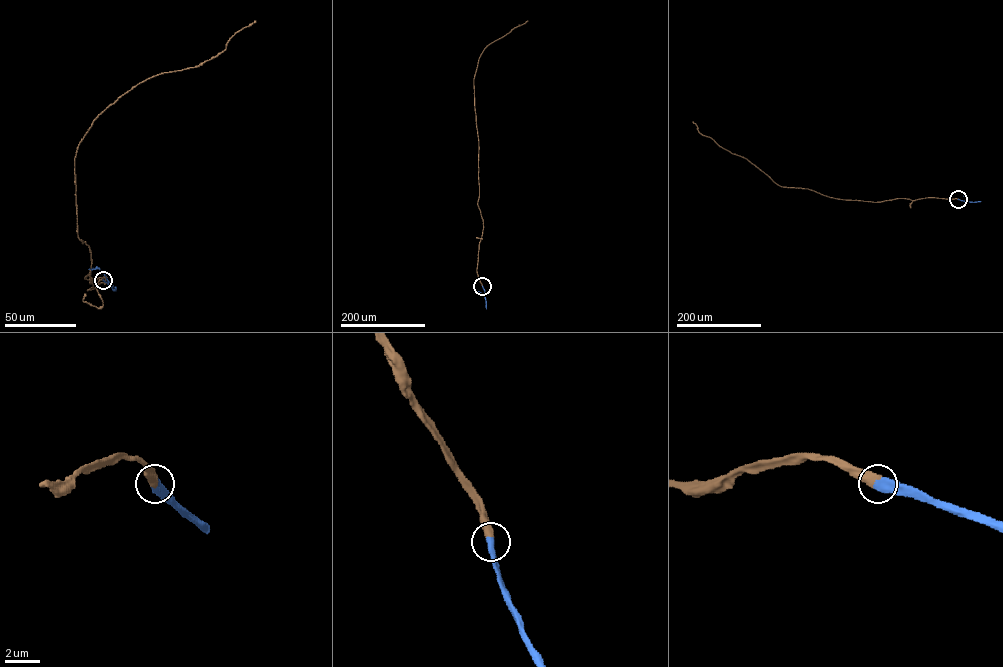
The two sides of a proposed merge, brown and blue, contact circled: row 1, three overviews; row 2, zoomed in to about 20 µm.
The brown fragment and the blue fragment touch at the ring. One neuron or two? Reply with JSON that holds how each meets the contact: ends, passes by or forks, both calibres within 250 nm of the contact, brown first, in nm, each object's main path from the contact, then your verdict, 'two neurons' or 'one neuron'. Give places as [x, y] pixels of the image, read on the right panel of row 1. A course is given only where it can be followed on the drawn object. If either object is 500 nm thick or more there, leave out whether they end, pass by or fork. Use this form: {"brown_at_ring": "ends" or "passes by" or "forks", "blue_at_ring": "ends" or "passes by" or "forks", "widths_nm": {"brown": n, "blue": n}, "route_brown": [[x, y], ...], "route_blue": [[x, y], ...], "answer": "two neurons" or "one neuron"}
{"widths_nm": {"brown": 500, "blue": 550}, "route_brown": [[958, 199], [899, 198], [874, 202], [837, 199], [807, 189], [781, 186], [746, 159], [700, 133], [693, 121]], "route_blue": [[958, 199], [981, 201]], "answer": "one neuron"}

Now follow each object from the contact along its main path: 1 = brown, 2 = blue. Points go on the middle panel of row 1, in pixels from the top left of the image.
1: (482, 286), (477, 269), (483, 227), (477, 204), (479, 148), (474, 80), (484, 49), (528, 21)
2: (482, 286), (486, 309)

